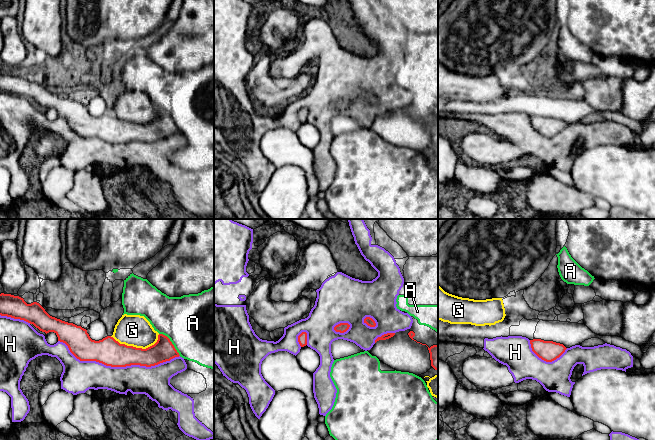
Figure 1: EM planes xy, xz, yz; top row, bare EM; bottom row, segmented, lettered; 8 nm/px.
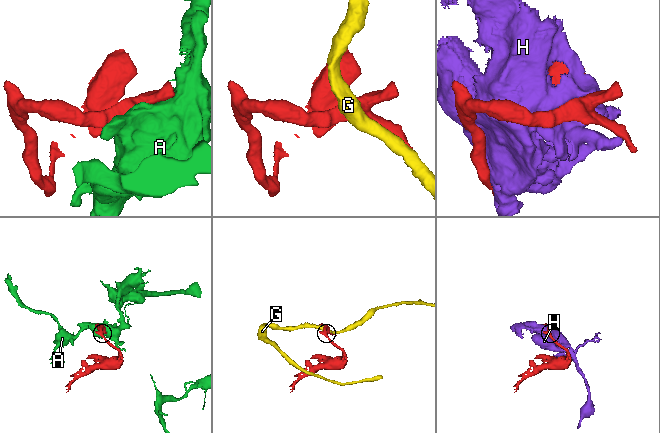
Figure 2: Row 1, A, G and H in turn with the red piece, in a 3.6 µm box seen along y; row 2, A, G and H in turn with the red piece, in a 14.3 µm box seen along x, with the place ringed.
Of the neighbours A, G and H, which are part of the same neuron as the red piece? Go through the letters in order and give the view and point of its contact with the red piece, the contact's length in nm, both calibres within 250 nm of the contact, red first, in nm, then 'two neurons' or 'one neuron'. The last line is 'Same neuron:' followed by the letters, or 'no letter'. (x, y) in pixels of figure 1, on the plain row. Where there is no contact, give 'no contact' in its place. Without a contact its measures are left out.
A: xy (171, 118) | 260 nm | 180/500 nm | two neurons
G: xy (136, 124) | 400 nm | 220/260 nm | two neurons
H: xy (118, 142) | 1000 nm | 220/220 nm | one neuron
Same neuron: H

